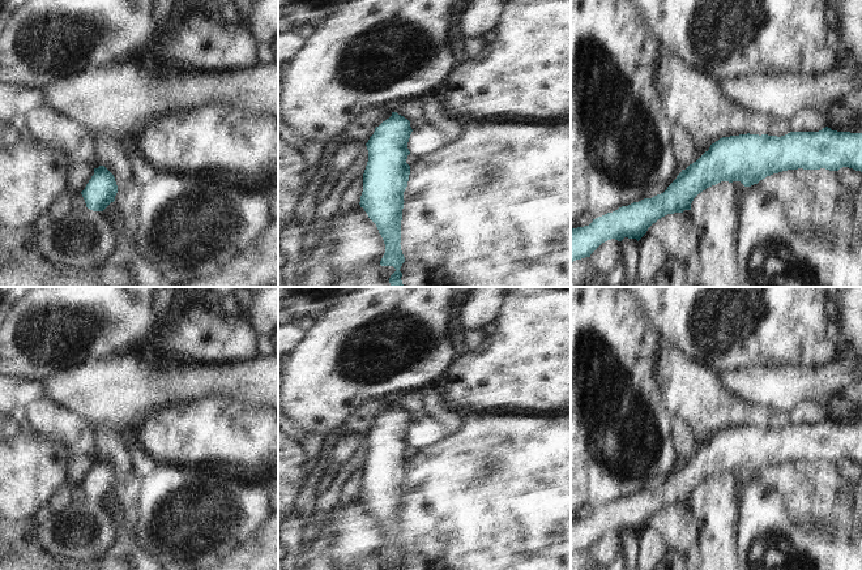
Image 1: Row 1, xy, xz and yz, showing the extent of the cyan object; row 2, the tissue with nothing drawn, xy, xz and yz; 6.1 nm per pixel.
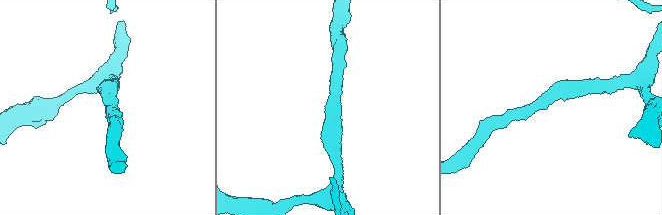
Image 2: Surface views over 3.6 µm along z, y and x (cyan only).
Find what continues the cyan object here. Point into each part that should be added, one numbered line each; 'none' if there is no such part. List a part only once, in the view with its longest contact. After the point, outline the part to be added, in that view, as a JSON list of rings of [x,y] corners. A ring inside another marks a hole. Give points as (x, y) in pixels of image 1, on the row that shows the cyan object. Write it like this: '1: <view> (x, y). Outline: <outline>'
none

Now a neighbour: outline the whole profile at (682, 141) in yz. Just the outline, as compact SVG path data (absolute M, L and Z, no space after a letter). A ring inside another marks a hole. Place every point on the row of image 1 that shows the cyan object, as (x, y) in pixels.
M669 121L669 134L671 137L671 143L677 154L677 159L682 170L686 170L690 164L695 162L695 143L692 136L677 121Z

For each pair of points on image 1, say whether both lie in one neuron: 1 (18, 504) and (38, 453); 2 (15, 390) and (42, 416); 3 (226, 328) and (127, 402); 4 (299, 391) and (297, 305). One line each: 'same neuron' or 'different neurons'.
1: same neuron
2: different neurons
3: different neurons
4: different neurons

